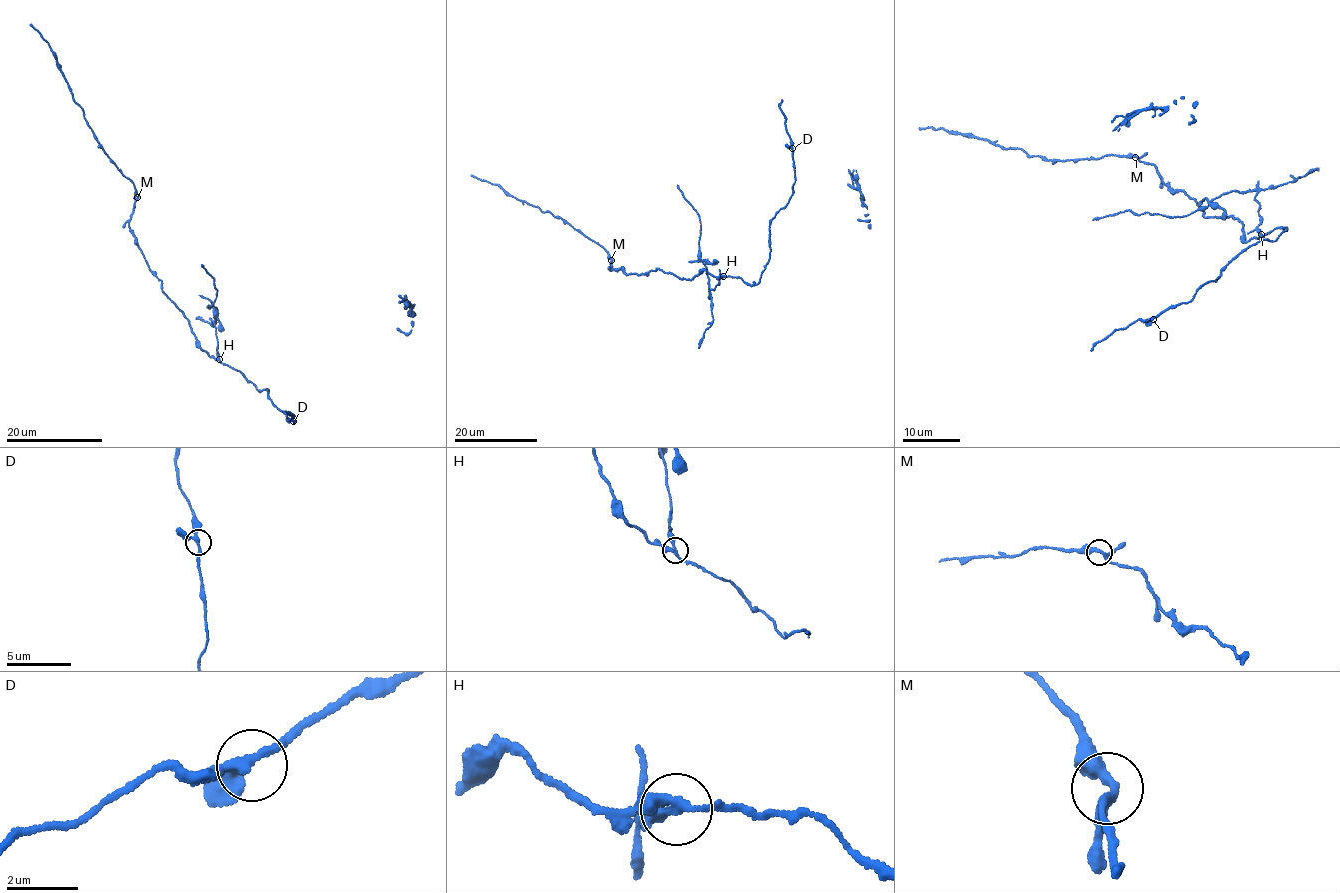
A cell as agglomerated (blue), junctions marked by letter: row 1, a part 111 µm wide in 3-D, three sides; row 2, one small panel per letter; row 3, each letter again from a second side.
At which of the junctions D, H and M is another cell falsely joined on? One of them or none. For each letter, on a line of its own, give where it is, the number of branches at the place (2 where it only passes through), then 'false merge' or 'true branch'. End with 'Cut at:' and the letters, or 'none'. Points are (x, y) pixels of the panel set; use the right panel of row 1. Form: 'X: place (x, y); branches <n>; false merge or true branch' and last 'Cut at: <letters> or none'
D: place (1153, 319); branches 3; true branch
H: place (1261, 234); branches 3; false merge
M: place (1135, 157); branches 3; true branch
Cut at: H

